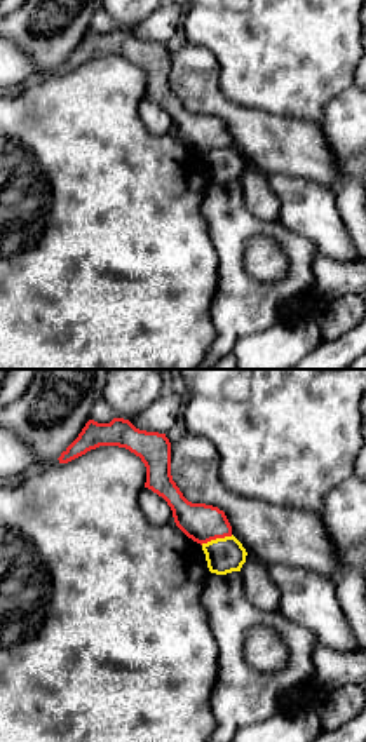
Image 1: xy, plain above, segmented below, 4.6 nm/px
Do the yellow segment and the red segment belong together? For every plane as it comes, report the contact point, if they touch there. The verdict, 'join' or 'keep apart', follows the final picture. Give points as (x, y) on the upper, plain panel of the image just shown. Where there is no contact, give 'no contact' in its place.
meets yellow at (216, 148)

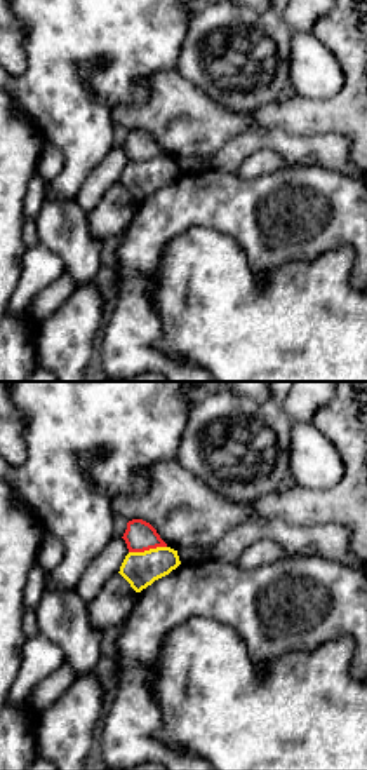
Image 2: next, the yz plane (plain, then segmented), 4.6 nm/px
meets yellow at (146, 161)

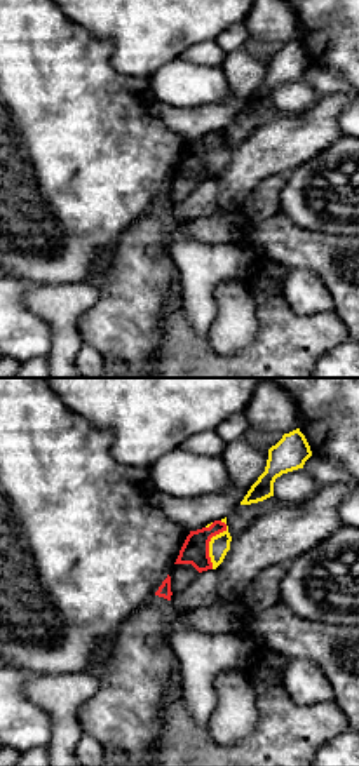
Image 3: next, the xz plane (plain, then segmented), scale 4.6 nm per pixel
meets yellow at (209, 154)

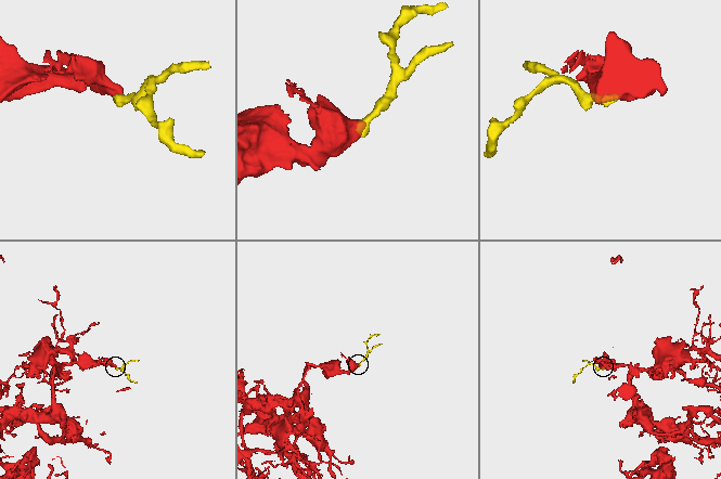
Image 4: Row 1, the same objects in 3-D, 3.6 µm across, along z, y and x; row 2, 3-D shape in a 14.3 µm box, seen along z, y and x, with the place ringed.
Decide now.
keep apart

